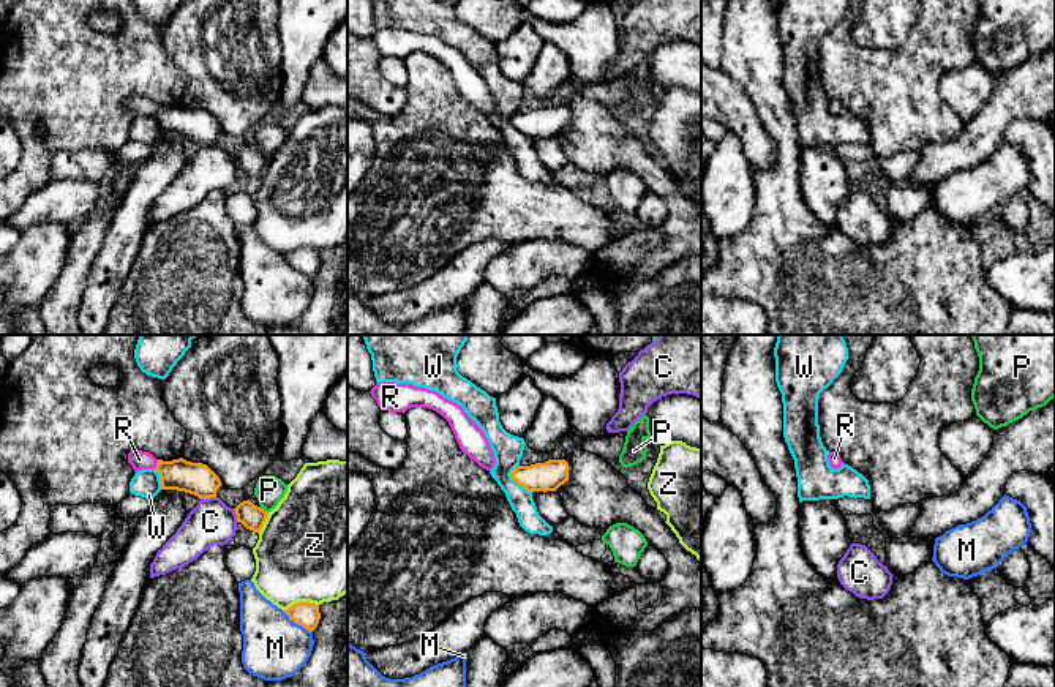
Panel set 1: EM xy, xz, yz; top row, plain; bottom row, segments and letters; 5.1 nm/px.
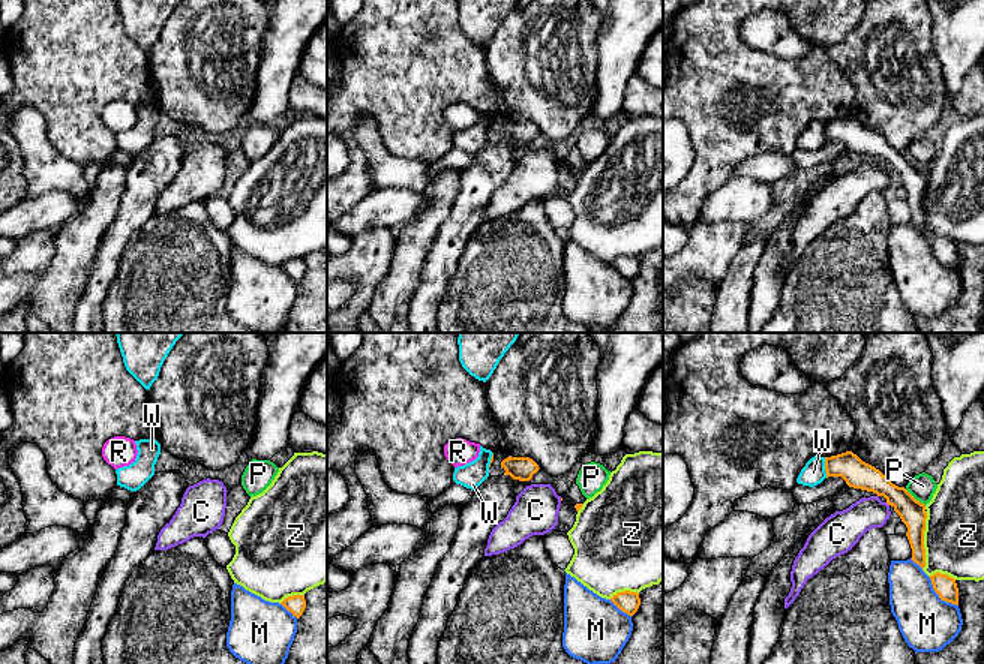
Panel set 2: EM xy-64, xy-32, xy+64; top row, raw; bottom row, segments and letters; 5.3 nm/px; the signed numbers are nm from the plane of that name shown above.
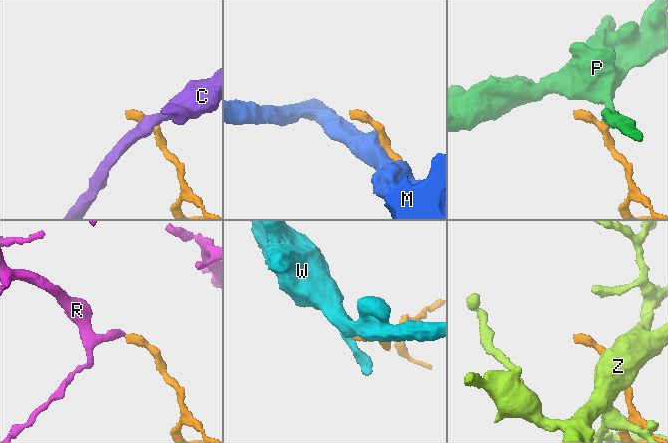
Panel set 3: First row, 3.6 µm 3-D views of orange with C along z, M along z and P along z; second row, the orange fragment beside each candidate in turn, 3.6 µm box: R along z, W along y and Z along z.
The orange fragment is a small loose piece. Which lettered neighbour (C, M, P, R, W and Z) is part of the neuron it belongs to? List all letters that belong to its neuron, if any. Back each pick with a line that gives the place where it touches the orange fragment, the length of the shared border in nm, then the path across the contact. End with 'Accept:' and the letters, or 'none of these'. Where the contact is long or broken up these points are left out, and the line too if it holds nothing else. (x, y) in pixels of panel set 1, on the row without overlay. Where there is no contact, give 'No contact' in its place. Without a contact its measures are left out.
R: Touches orange at xy (157, 111). Shared border 50 nm. Path across: xy (198, 125), (172, 120), (157, 111), (139, 106)
Accept: R

